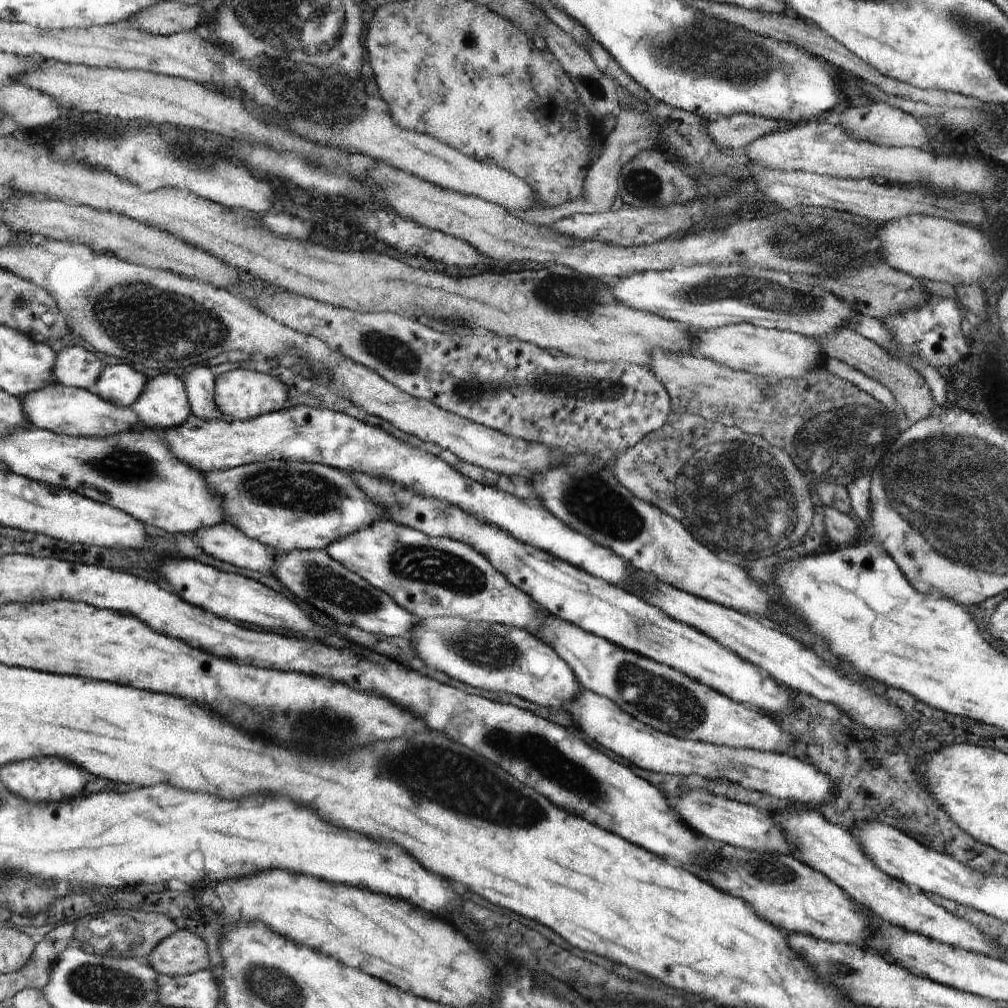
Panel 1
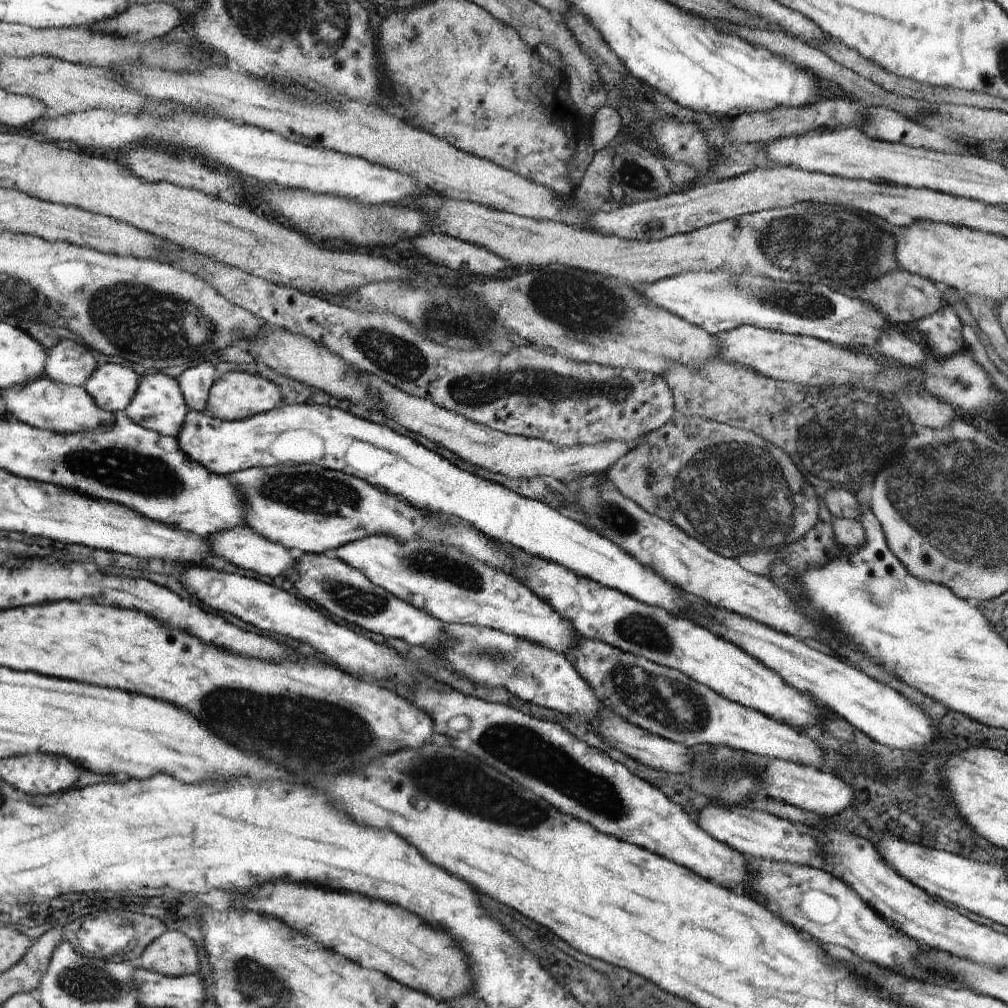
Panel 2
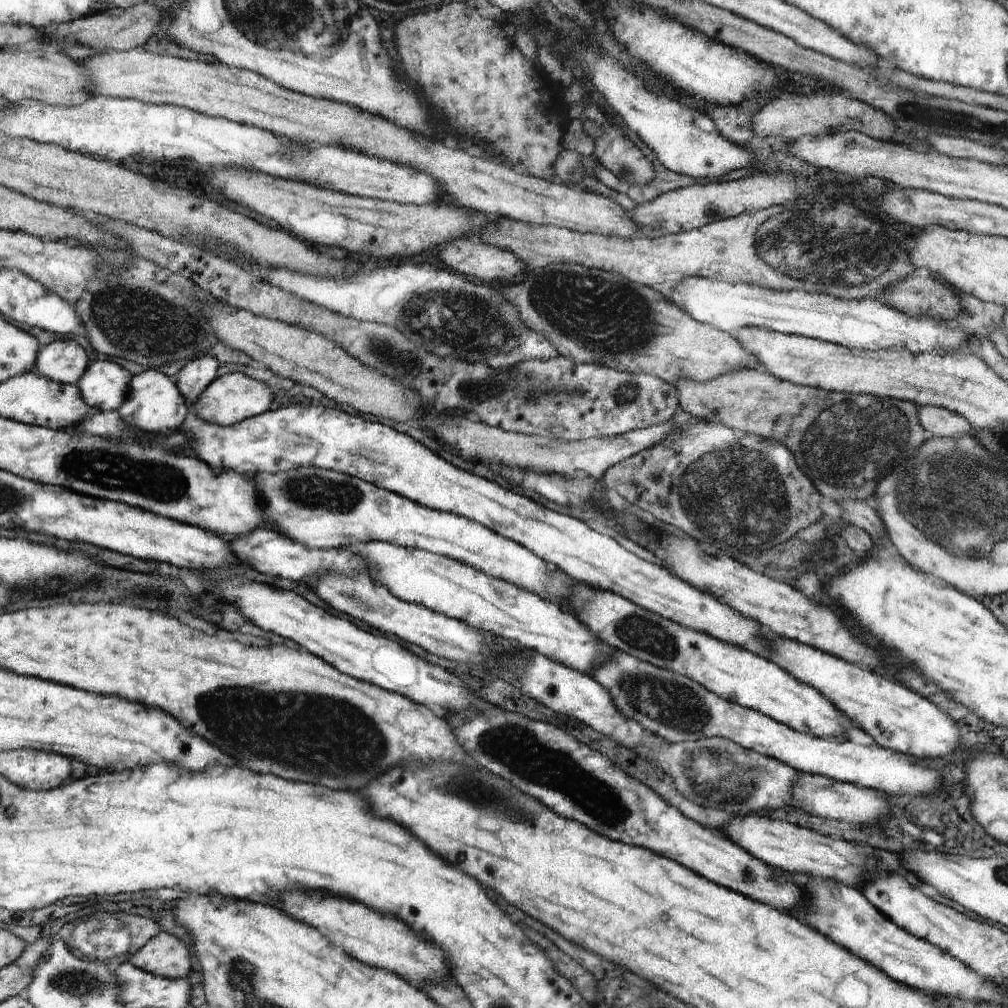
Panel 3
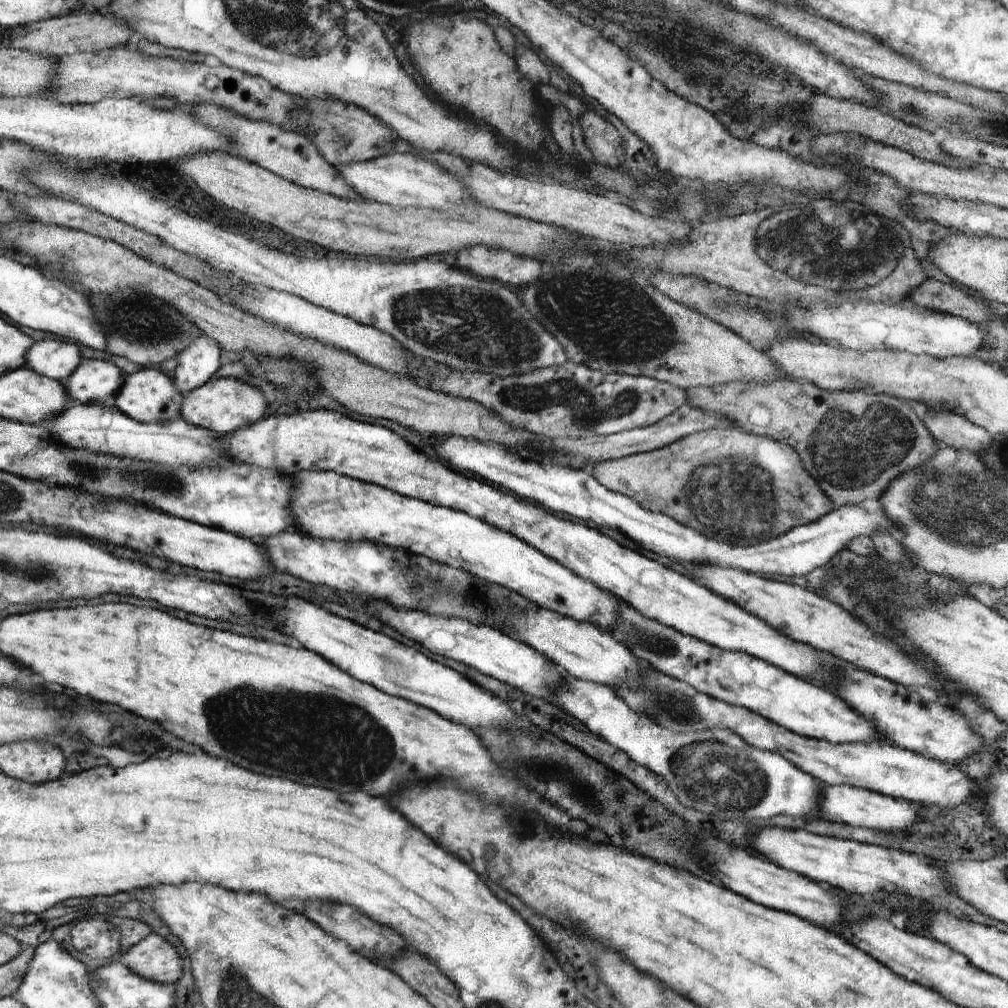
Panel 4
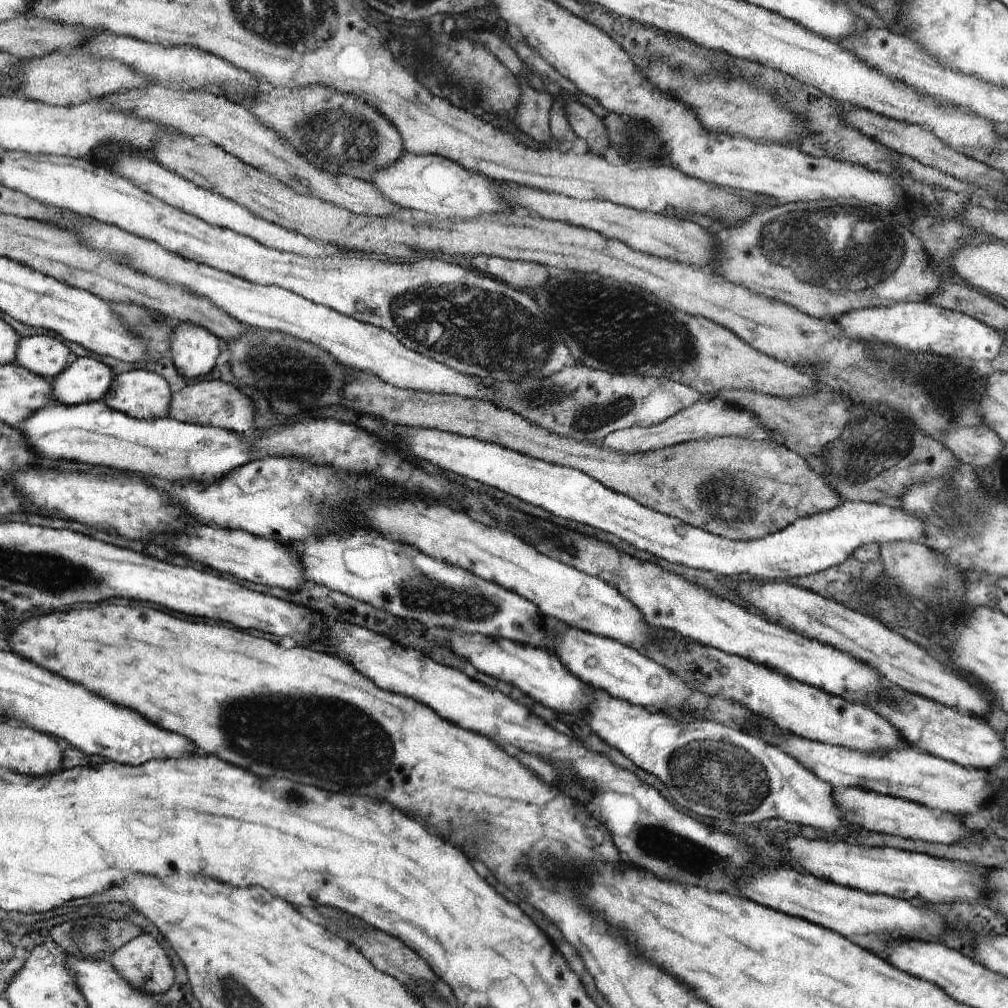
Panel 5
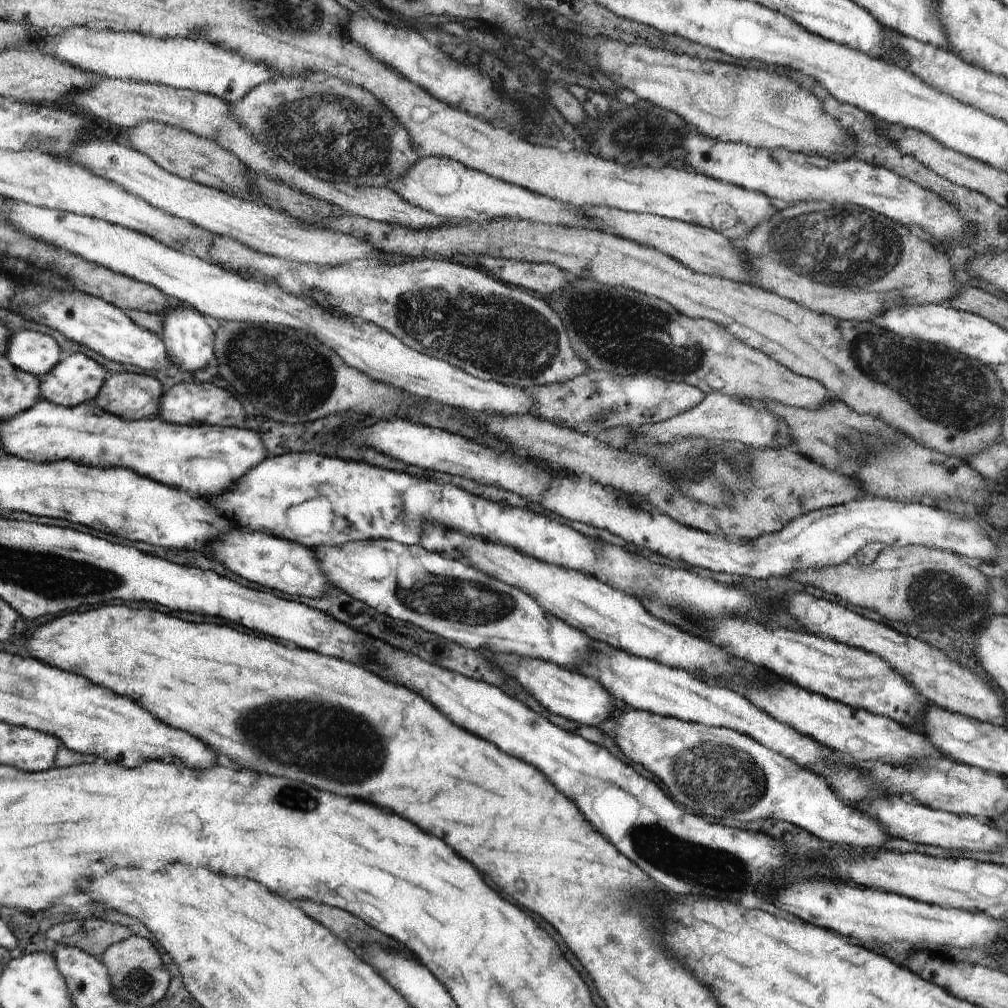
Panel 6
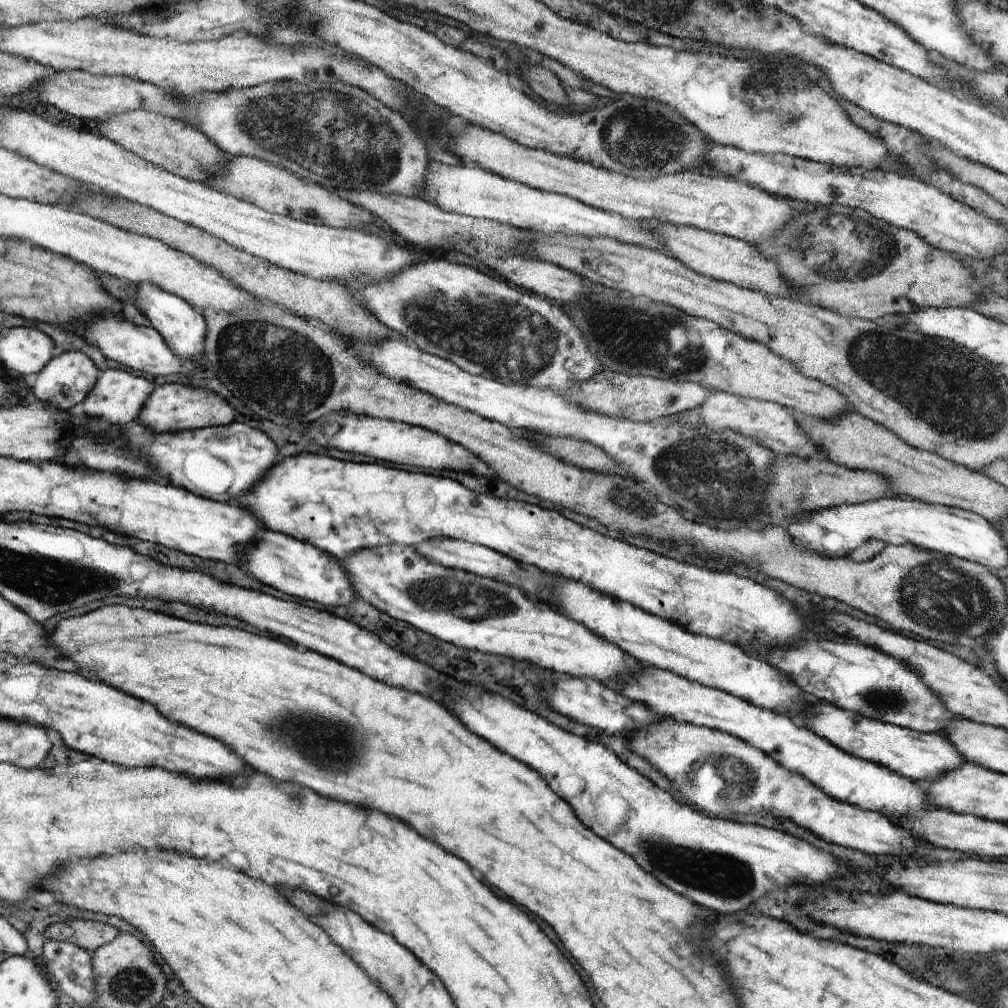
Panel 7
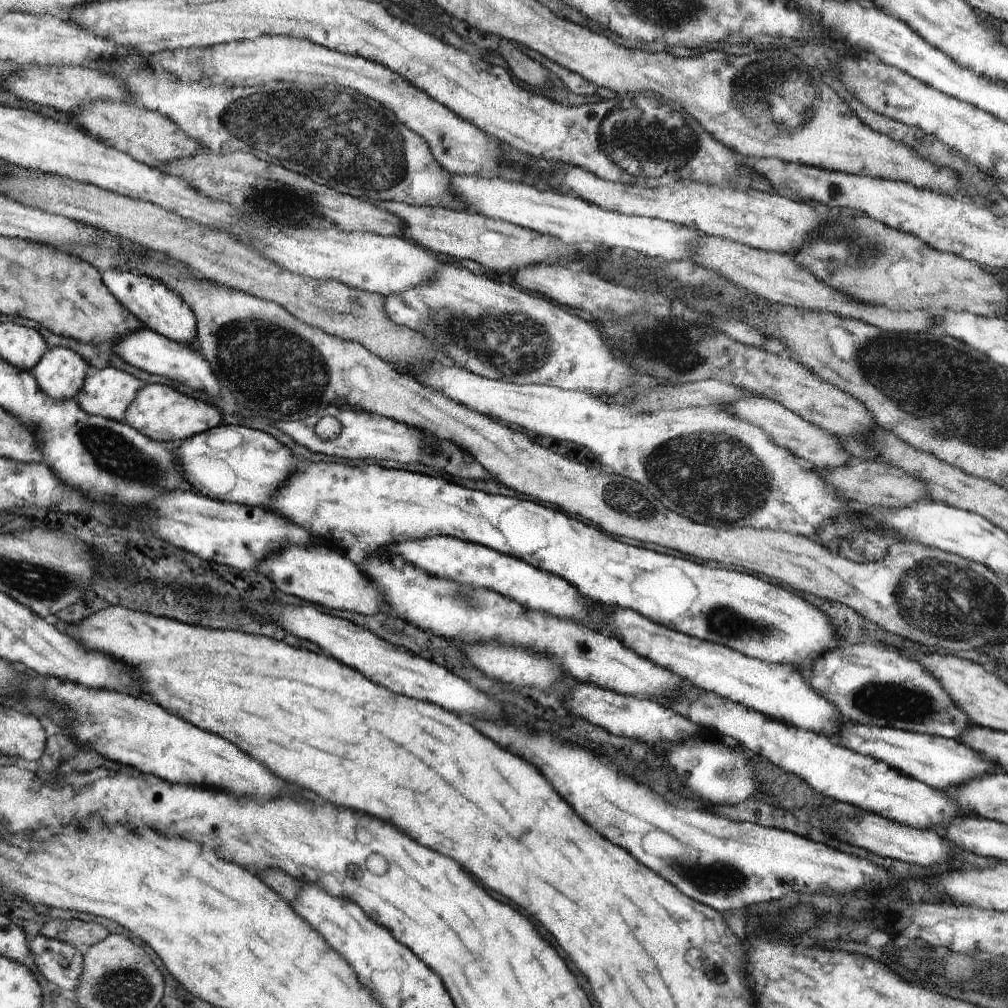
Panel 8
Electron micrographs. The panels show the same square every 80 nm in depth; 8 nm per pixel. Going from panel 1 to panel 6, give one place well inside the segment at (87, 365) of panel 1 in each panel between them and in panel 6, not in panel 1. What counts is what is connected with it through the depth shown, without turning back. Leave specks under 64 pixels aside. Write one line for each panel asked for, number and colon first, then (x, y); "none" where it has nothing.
2: (71, 363)
3: (64, 361)
4: (55, 359)
5: (44, 355)
6: (38, 354)

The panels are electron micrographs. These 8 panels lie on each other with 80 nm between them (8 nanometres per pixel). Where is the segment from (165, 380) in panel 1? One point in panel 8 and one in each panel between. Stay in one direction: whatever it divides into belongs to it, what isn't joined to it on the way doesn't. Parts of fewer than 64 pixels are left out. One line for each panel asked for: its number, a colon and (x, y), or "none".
2: (159, 405)
3: (156, 405)
4: (148, 396)
5: (142, 394)
6: (130, 395)
7: (118, 398)
8: (109, 393)

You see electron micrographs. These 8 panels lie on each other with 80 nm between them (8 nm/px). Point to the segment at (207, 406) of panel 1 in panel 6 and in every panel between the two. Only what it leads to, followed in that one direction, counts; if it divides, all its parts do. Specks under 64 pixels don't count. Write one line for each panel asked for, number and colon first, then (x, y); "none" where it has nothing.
2: (196, 383)
3: (197, 374)
4: (197, 364)
5: (194, 350)
6: (190, 342)

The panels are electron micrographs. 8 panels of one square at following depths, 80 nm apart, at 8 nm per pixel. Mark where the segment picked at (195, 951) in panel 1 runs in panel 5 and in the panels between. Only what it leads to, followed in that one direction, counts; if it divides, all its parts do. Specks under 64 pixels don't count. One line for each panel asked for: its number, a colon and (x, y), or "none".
2: (174, 954)
3: (164, 955)
4: (153, 958)
5: (145, 965)

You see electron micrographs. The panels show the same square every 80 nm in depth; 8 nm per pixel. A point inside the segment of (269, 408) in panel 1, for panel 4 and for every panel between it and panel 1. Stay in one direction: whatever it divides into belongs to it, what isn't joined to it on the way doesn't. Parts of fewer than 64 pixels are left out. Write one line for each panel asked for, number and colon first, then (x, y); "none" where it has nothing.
2: (236, 395)
3: (231, 398)
4: (223, 405)

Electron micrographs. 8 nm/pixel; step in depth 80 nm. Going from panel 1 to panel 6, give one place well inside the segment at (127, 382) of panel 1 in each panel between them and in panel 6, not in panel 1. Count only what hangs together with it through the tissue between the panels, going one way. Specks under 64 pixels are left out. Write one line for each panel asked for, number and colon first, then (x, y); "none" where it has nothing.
2: (113, 386)
3: (104, 384)
4: (96, 382)
5: (84, 380)
6: (76, 380)

